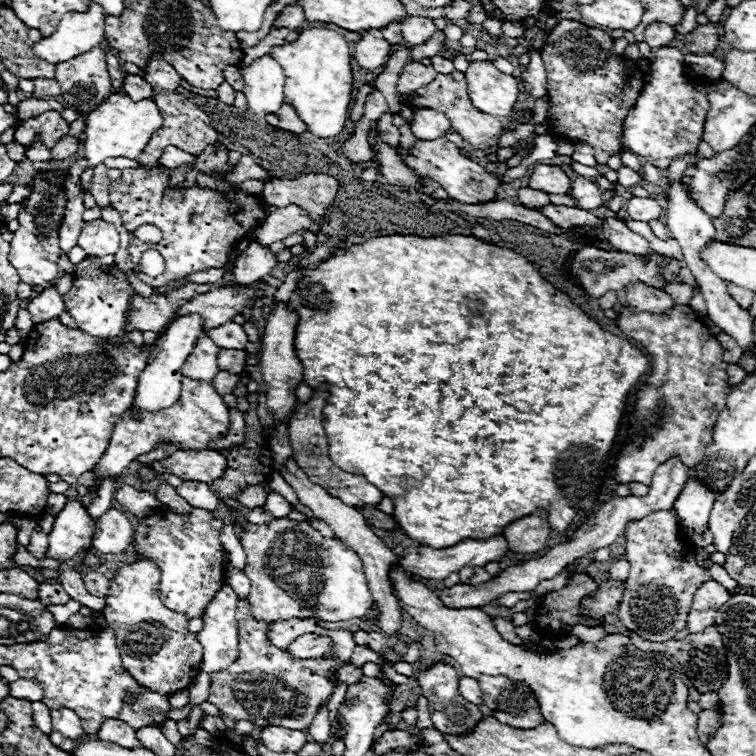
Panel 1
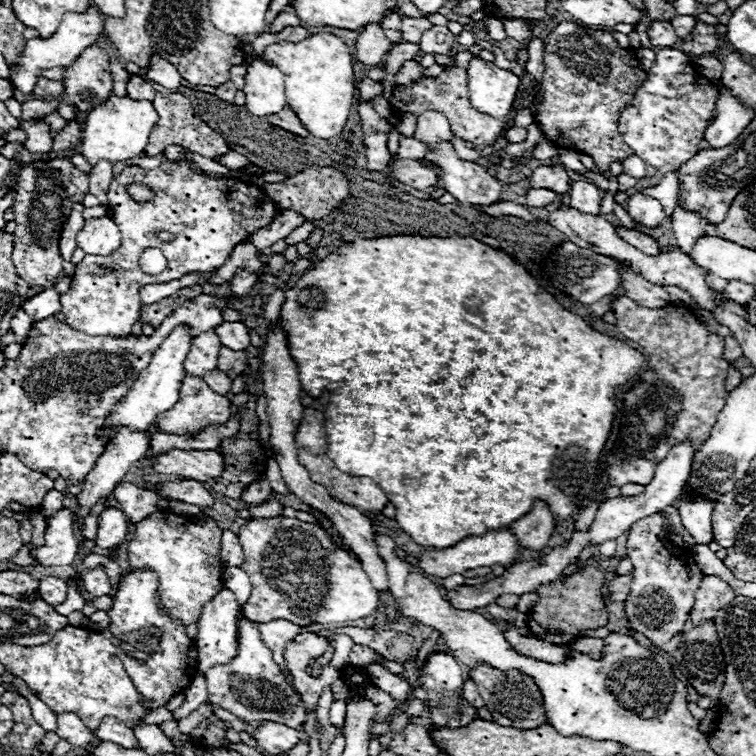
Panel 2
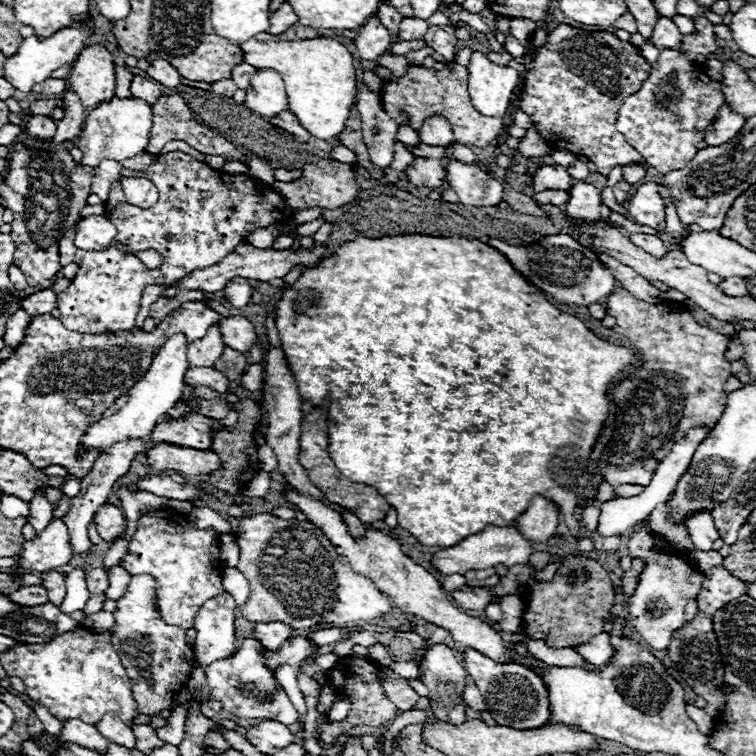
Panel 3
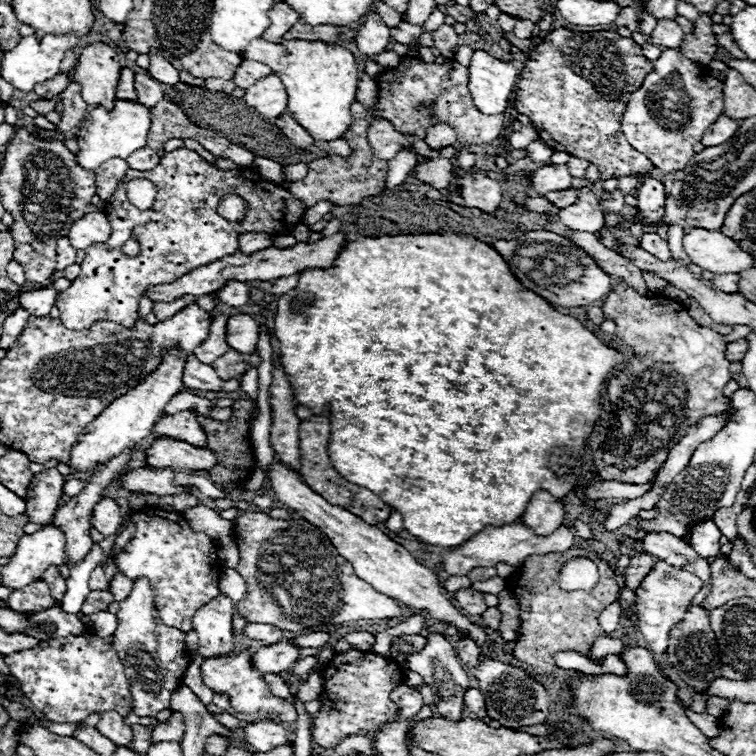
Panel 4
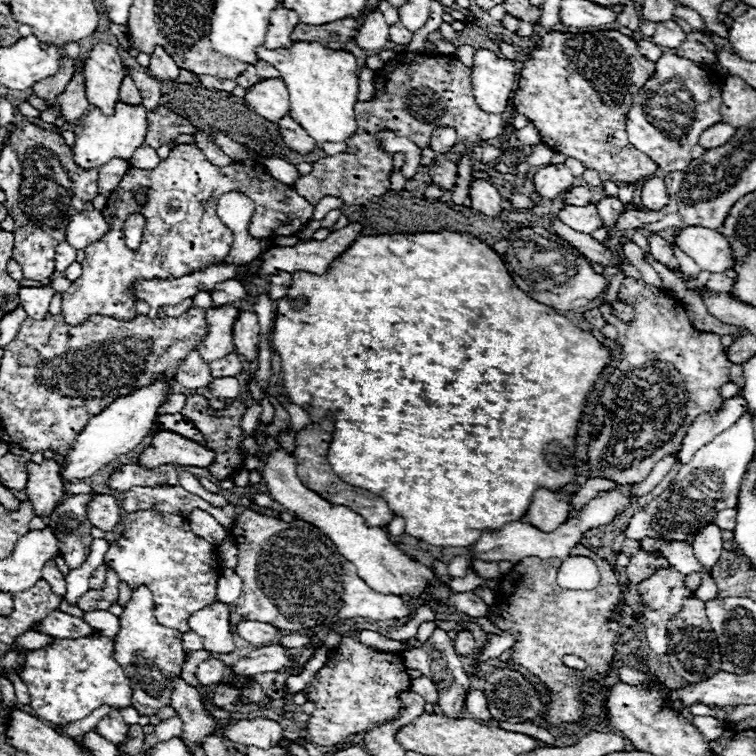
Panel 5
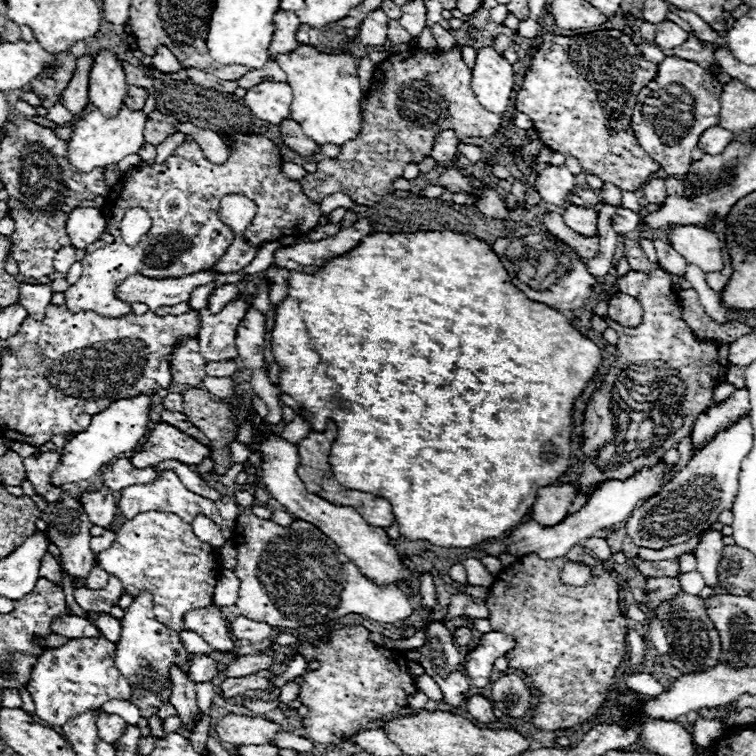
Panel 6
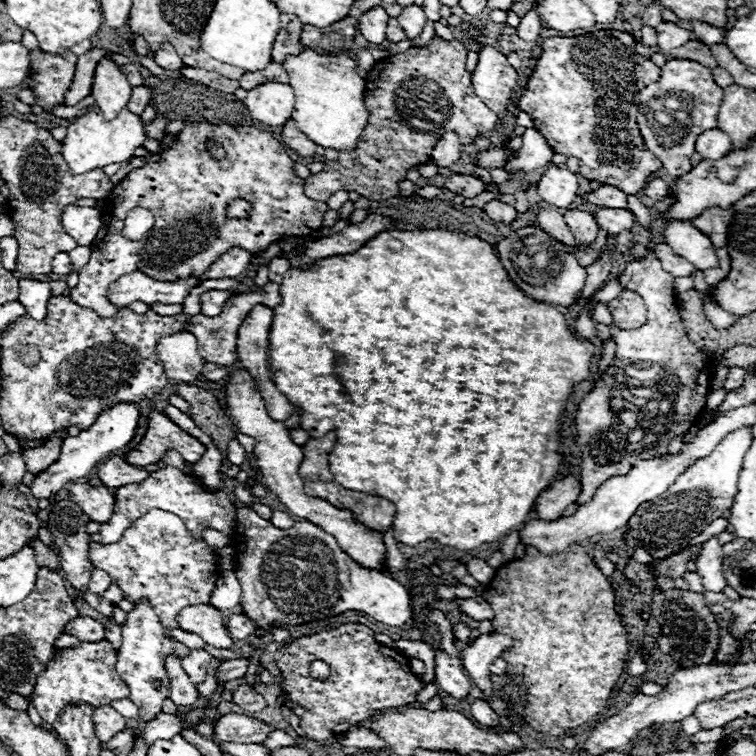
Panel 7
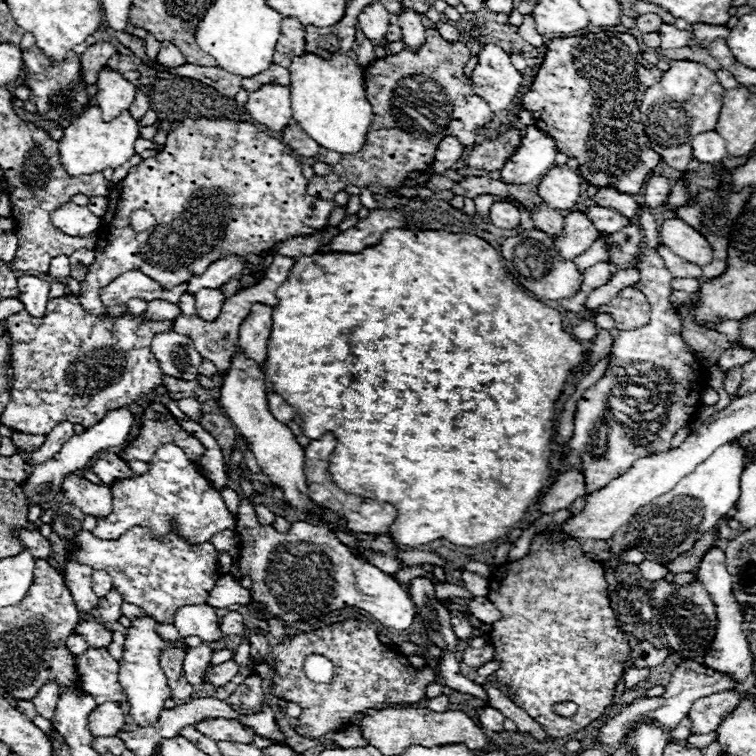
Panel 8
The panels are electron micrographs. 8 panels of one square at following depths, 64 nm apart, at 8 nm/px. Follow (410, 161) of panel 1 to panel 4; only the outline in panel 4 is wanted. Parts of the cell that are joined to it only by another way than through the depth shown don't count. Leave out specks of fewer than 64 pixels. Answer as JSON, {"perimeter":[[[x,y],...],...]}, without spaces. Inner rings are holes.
{"perimeter":[[[456,168],[456,176],[458,184],[462,184],[462,198],[466,202],[464,206],[492,214],[502,202],[500,184],[482,172],[462,172]]]}

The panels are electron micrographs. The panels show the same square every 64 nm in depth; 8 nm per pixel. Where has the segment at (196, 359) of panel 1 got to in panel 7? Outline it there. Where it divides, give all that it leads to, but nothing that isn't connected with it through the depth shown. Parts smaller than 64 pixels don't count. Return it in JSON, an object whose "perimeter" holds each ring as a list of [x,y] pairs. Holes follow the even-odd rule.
{"perimeter":[[[276,256],[270,262],[270,266],[268,266],[268,270],[270,270],[268,280],[270,282],[264,288],[258,288],[256,292],[248,292],[248,294],[234,294],[234,296],[230,296],[230,300],[224,304],[222,312],[216,318],[206,318],[202,314],[190,318],[188,332],[196,336],[196,340],[198,340],[198,352],[200,352],[200,356],[206,362],[214,362],[218,366],[232,366],[238,360],[238,354],[236,354],[236,338],[238,338],[238,328],[240,328],[242,320],[248,316],[248,312],[256,304],[264,304],[268,308],[274,308],[280,302],[278,288],[280,288],[280,282],[282,282],[284,274],[288,272],[288,268],[290,268],[290,262],[286,258],[282,258],[282,256]]]}

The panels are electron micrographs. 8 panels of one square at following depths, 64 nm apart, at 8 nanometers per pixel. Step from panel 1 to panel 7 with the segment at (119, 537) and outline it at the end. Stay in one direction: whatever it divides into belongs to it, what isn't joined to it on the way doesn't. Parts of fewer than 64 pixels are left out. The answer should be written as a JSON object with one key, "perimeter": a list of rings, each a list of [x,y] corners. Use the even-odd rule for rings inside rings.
{"perimeter":[[[70,482],[68,494],[70,494],[70,500],[74,500],[90,520],[100,524],[110,520],[114,512],[114,494],[110,488]]]}

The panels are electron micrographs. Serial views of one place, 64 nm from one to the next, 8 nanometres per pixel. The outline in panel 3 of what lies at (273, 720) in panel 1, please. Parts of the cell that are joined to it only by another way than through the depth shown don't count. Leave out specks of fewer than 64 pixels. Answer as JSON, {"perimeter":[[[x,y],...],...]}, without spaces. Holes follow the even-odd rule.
{"perimeter":[[[246,638],[242,642],[242,648],[234,656],[208,664],[204,668],[204,674],[206,674],[206,682],[208,682],[208,690],[212,698],[220,700],[224,704],[224,710],[240,718],[268,718],[268,720],[282,722],[286,726],[298,720],[298,712],[292,706],[274,704],[274,692],[278,690],[278,682],[274,674],[264,666],[262,646],[258,640]]]}

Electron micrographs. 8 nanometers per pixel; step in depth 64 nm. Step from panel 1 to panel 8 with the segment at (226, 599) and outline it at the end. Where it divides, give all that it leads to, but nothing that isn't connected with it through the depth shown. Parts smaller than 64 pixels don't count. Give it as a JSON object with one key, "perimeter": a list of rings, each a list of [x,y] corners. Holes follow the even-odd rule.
{"perimeter":[[[196,604],[194,608],[178,608],[178,612],[174,614],[174,626],[184,638],[198,636],[204,642],[214,642],[224,638],[218,622],[220,618],[216,616],[214,608],[206,604]]]}

